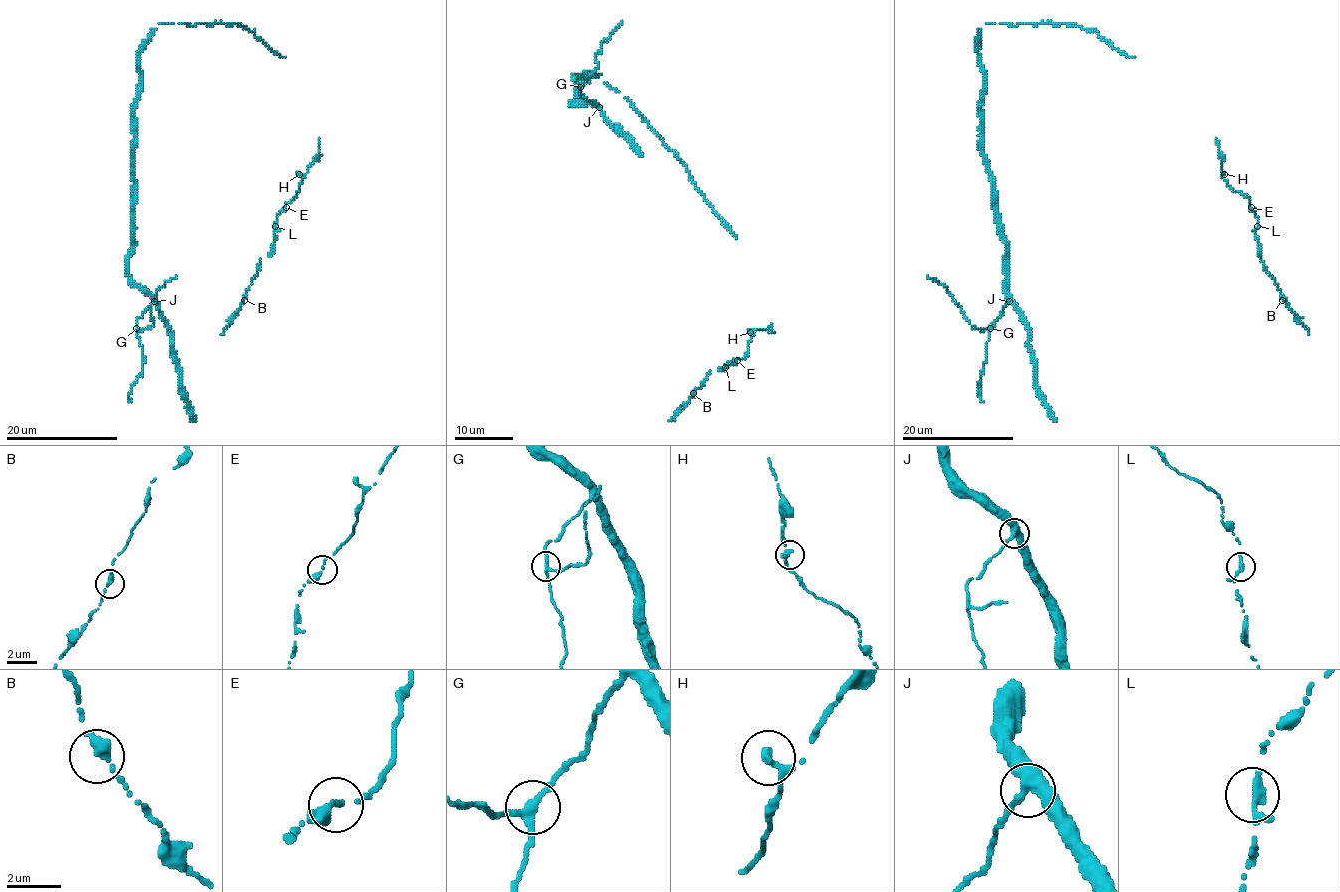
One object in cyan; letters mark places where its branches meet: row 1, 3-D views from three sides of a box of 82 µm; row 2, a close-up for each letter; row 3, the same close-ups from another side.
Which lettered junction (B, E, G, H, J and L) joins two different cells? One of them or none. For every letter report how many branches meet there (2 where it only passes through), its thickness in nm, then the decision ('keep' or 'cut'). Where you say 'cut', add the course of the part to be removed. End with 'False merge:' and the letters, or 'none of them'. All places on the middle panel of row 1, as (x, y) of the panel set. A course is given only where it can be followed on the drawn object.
B: 2 | 300 nm | keep
E: 2 | 240 nm | keep
G: 3 | 240 nm | keep
H: 2 | 280 nm | keep
J: 3 | 380 nm | keep
L: 2 | 280 nm | keep
False merge: none of them

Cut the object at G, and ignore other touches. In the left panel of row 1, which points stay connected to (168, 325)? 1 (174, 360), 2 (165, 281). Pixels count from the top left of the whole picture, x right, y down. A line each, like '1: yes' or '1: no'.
1: yes
2: no

